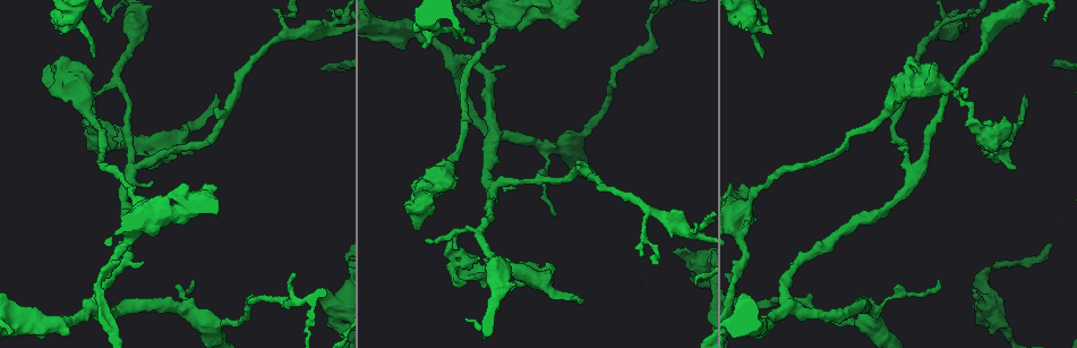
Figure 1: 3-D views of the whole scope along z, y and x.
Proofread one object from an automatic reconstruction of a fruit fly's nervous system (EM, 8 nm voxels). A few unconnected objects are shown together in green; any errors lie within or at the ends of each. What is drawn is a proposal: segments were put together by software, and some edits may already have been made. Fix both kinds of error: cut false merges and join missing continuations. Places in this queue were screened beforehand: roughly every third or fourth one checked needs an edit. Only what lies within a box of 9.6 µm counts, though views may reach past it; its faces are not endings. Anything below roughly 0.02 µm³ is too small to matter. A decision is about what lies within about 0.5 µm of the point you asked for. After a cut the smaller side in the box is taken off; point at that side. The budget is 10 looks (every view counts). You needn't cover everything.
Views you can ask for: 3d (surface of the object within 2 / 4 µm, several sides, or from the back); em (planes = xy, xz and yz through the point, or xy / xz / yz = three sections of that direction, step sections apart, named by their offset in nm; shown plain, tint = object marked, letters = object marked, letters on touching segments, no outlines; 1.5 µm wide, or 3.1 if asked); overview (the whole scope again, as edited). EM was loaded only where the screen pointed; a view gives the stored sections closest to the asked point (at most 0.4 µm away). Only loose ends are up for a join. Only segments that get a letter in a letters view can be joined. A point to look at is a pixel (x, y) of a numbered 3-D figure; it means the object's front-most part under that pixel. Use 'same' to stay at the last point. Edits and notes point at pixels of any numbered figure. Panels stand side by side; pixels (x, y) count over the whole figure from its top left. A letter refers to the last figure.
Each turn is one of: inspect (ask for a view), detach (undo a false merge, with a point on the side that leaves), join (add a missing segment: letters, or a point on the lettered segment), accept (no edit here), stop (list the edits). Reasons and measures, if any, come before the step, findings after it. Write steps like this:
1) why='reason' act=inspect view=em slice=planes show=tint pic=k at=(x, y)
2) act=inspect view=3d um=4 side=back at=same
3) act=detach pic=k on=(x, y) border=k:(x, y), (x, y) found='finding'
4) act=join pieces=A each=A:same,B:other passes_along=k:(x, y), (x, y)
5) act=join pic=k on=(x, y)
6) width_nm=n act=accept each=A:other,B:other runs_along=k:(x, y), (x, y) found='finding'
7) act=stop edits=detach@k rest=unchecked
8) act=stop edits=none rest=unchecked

why='free end' act=inspect view=3d um=2 pic=1 at=(577, 298)

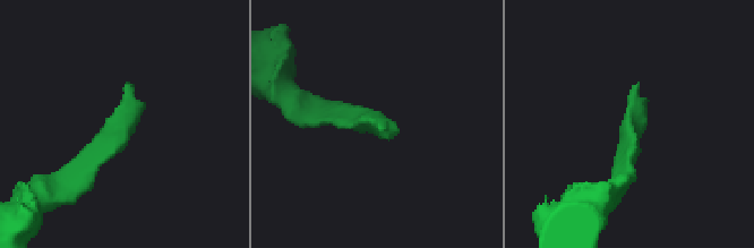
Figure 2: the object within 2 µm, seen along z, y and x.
act=inspect view=em slice=planes show=tint pic=2 at=(377, 125)

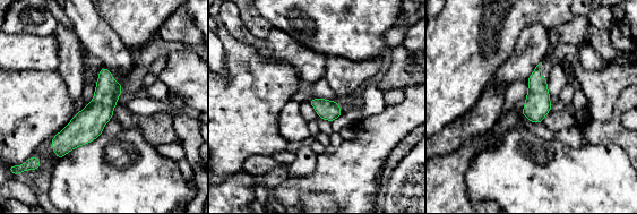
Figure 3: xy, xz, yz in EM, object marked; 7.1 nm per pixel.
why='what lies round it' act=inspect view=em slice=planes show=letters at=same

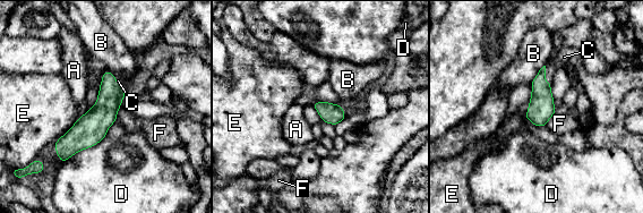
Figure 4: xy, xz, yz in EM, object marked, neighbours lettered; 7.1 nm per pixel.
act=join pieces=C each=A:other,B:other,C:same,D:other,E:other,F:other passes_along=4:(541, 108), (545, 76), (564, 57) found='the cell continues'

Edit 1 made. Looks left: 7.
why='see it whole again' act=inspect view=overview

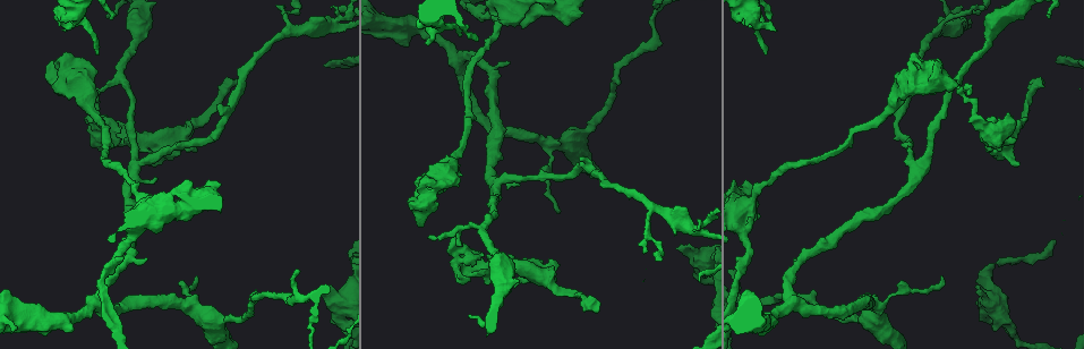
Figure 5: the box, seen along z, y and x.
why='branch point' act=inspect view=3d um=4 pic=5 at=(458, 243)

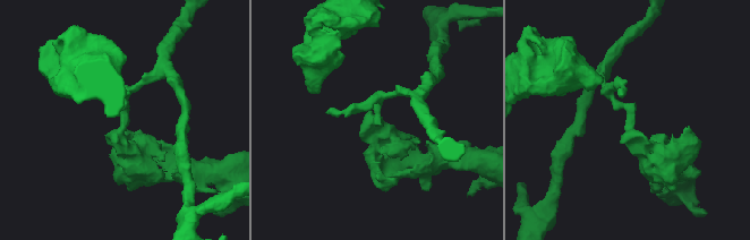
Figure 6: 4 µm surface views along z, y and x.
act=inspect view=em slice=xz step=4 show=tint pic=6 at=(374, 123)

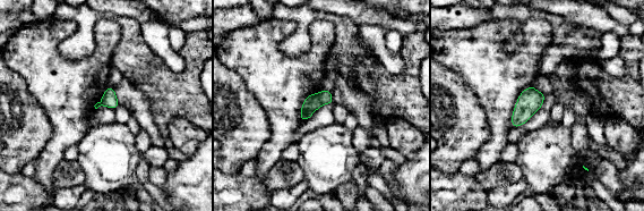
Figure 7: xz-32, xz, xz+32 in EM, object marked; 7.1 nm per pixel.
act=inspect view=em slice=yz step=4 show=letters at=same

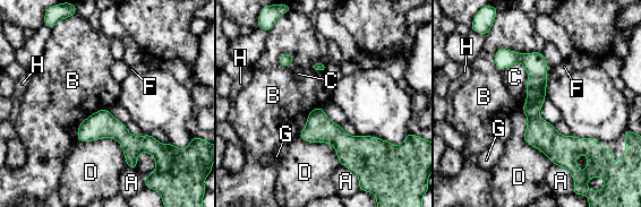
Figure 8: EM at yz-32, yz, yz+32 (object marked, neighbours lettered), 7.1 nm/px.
width_nm=130 longest_contact=D:420nm act=detach pic=8 on=(539, 134) each=A:other,B:other,C:other,D:other,F:other,G:other,H:other found='a second cell is stuck on'

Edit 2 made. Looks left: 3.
why='free end' act=inspect view=em slice=yz step=8 show=letters pic=5 at=(425, 42)

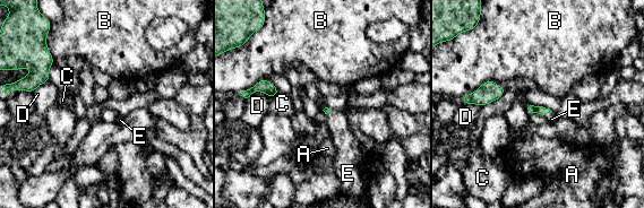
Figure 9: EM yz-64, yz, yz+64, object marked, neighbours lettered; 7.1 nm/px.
act=join pieces=E each=A:other,B:other,C:other,D:other,E:same passes_along=9:(543, 111), (548, 112), (551, 119) found='it goes on there'

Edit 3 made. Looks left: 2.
why='an open end' act=inspect view=em slice=xy step=8 show=letters pic=5 at=(983, 291)

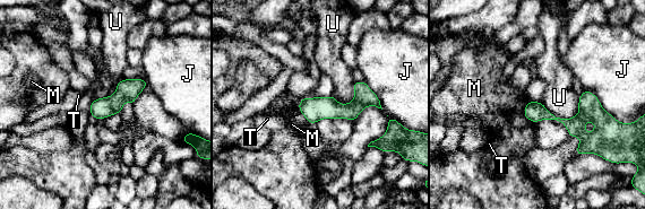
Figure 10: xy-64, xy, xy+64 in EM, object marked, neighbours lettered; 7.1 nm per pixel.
longest_contact=J:320nm act=accept each=J:other,M:other,T:other,U:other runs_along=10:(526, 111), (562, 121), (604, 118) found='no lettered segment goes on from it'

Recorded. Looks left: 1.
act=stop edits=join@4,detach@8,join@9 rest=unchecked

